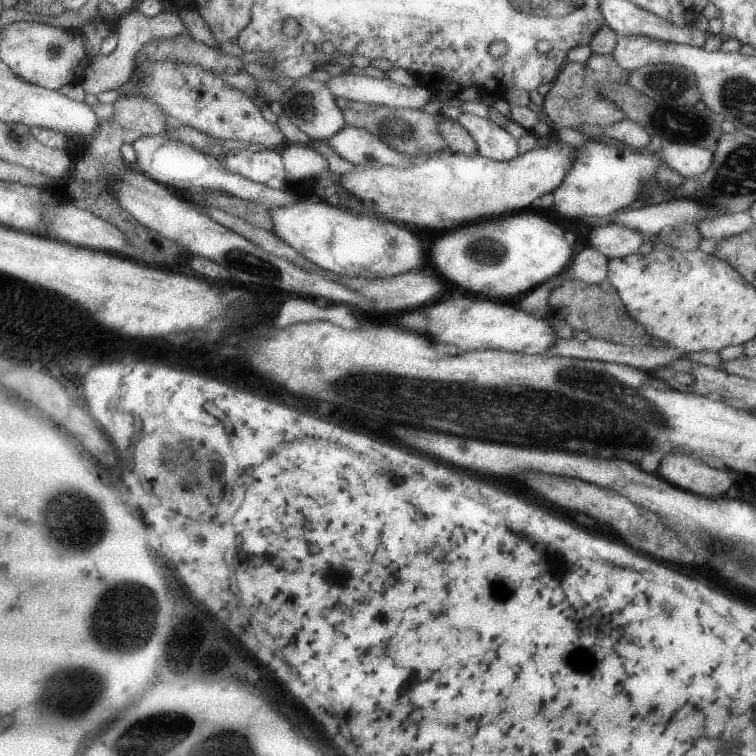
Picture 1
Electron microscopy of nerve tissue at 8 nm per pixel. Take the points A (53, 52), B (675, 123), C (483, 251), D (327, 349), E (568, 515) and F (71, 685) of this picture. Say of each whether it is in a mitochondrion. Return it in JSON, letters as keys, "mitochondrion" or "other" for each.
{"A":"mitochondrion","B":"mitochondrion","C":"mitochondrion","D":"other","E":"other","F":"mitochondrion"}

